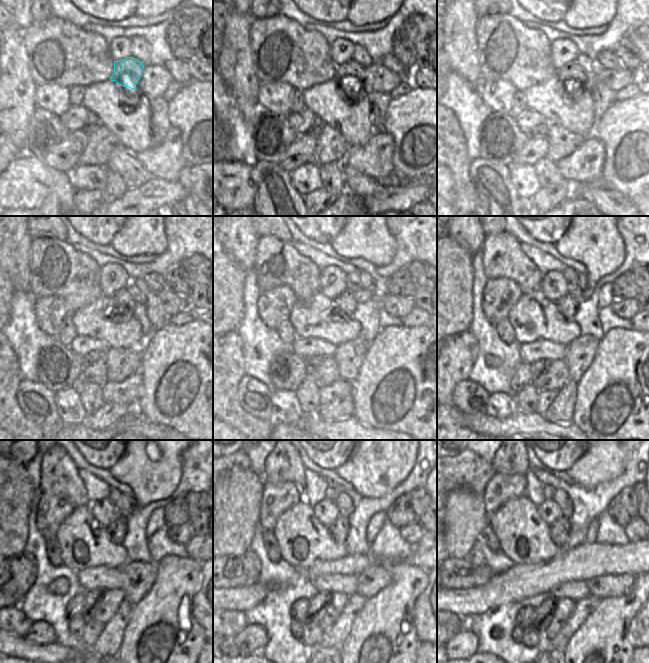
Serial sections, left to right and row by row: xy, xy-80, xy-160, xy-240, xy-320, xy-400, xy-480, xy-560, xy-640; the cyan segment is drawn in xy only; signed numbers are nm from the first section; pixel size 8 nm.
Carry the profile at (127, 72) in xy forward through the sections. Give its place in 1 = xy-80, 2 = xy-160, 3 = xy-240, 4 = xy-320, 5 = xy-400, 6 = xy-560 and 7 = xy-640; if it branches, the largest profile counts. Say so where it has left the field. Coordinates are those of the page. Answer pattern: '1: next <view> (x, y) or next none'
1: next xy-80 (351, 74)
2: next xy-160 (572, 75)
3: next xy-240 (124, 304)
4: next xy-320 (345, 303)
5: next xy-400 (567, 305)
6: next xy-560 (338, 530)
7: next xy-640 (560, 529)

